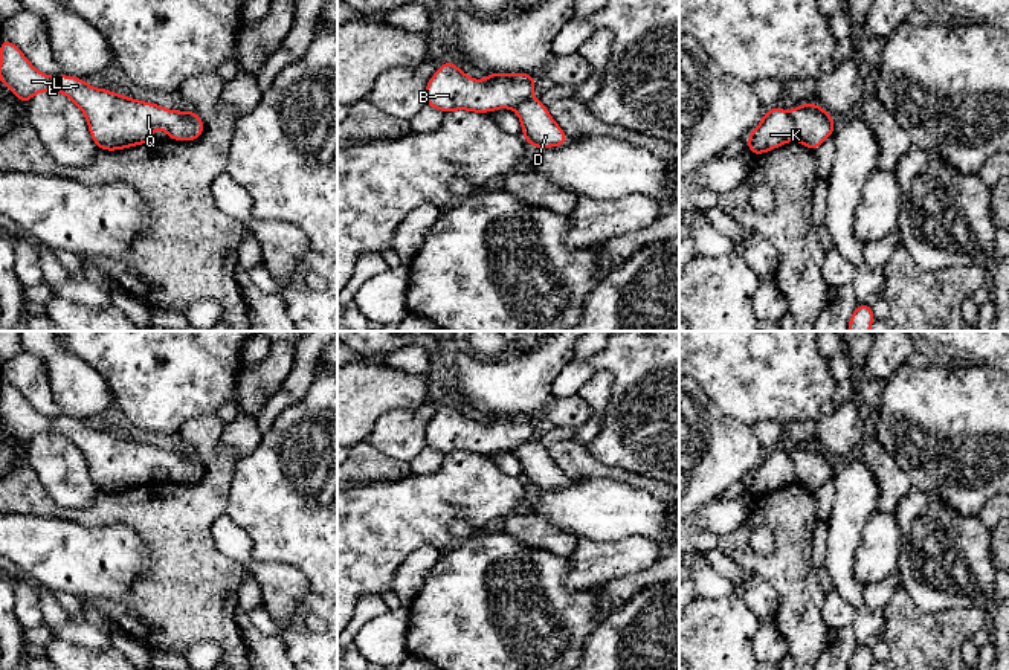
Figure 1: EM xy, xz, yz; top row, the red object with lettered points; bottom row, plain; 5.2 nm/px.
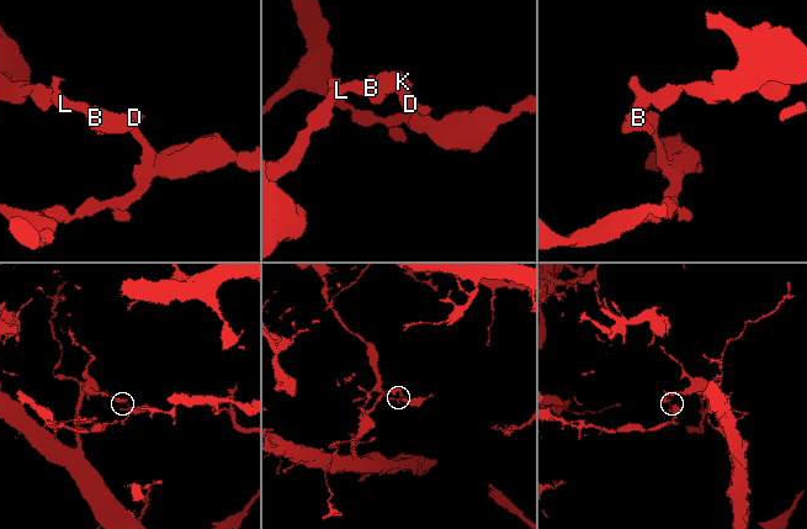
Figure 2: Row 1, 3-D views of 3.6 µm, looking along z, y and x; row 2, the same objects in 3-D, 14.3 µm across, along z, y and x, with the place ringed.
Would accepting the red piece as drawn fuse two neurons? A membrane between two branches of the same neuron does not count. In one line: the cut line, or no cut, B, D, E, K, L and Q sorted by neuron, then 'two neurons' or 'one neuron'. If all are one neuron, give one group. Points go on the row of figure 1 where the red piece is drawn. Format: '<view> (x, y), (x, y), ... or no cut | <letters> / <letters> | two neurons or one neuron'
yz (788, 112), (796, 138) | B E K L Q / D | two neurons

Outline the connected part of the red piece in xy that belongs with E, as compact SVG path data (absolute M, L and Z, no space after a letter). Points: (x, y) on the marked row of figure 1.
M0 38L0 82L20 102L27 104L40 92L61 92L84 113L89 133L99 150L116 151L154 140L153 130L162 127L171 140L198 140L205 130L203 121L191 122L180 111L168 110L154 102L143 102L118 95L107 89L93 89L85 79L60 75L49 76L37 70L24 53L8 38Z

